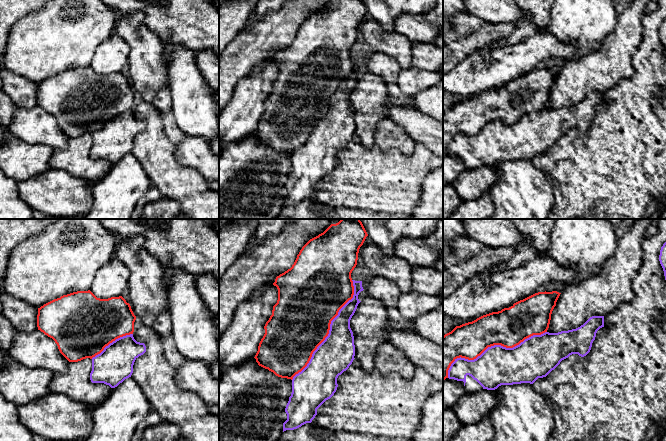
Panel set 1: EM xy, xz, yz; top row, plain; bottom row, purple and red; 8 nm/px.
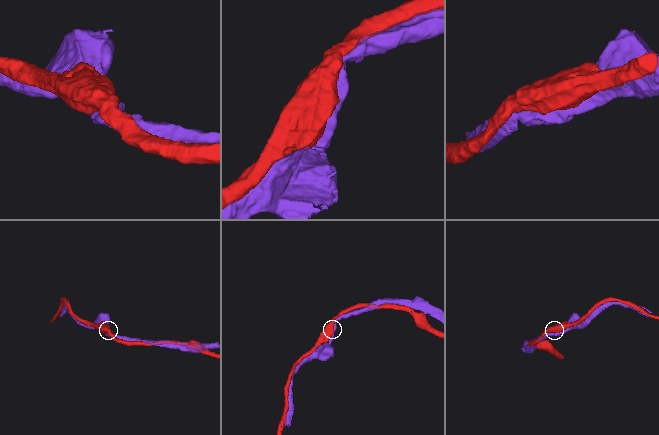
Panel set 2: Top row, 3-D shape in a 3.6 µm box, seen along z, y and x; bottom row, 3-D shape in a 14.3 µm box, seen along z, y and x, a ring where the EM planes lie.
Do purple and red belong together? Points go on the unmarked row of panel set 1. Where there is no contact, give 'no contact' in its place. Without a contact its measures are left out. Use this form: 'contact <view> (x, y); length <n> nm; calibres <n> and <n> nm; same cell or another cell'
contact yz (492, 122); length 900 nm; calibres 320 and 300 nm; another cell

